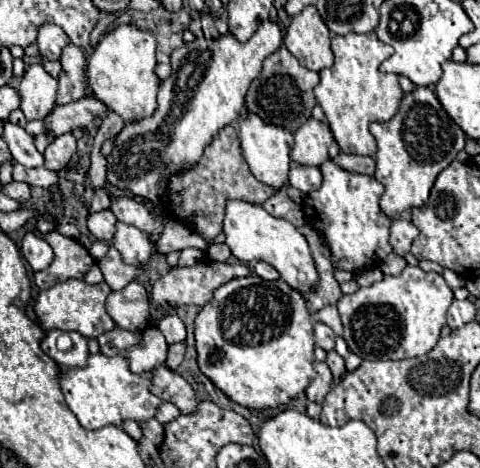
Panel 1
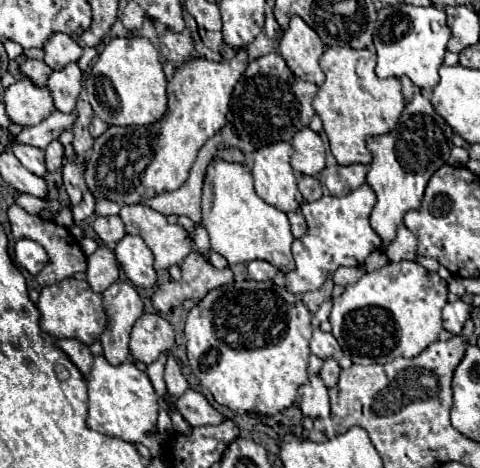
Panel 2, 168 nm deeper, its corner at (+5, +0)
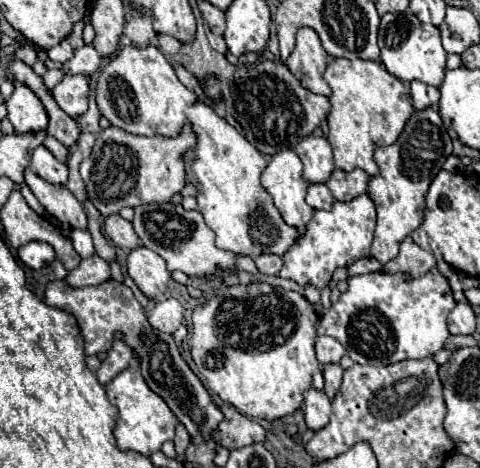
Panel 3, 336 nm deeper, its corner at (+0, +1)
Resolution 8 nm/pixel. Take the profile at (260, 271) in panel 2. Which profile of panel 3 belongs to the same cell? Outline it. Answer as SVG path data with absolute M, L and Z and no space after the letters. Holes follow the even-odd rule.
M261 254L255 258L255 266L261 274L277 276L283 266L283 260L281 260L281 256L275 256L275 254Z

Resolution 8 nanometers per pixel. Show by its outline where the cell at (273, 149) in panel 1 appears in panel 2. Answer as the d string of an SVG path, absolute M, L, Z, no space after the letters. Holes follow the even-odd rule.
M276 143L254 153L254 189L260 199L280 211L296 211L302 205L302 195L296 187L296 175L290 165L292 145Z

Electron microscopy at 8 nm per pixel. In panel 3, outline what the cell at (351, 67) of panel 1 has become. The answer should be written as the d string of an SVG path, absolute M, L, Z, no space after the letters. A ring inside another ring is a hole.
M337 58L325 70L325 80L331 86L331 110L327 116L327 140L333 146L335 166L349 172L353 168L377 176L379 168L373 160L375 146L389 146L401 134L407 118L413 112L409 84L387 72L381 62Z

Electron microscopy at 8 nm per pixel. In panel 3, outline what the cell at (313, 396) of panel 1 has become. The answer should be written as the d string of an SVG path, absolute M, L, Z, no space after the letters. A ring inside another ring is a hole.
M309 388L305 394L305 422L311 430L321 430L329 424L331 400L325 396L325 390Z

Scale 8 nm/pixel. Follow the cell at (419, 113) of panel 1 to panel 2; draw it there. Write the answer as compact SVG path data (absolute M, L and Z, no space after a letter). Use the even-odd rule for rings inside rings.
M416 93L414 99L406 103L398 125L386 135L368 137L366 145L372 153L366 183L378 197L370 213L370 225L382 239L382 249L386 249L394 241L396 229L402 225L404 215L410 209L420 207L430 177L448 161L452 149L452 129L434 111L432 103L424 95Z

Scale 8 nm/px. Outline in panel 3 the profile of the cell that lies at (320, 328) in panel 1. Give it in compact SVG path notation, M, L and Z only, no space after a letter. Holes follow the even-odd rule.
M319 336L315 342L315 352L317 352L317 360L321 364L331 364L331 362L339 362L345 354L345 348L341 342L337 342L331 336Z

